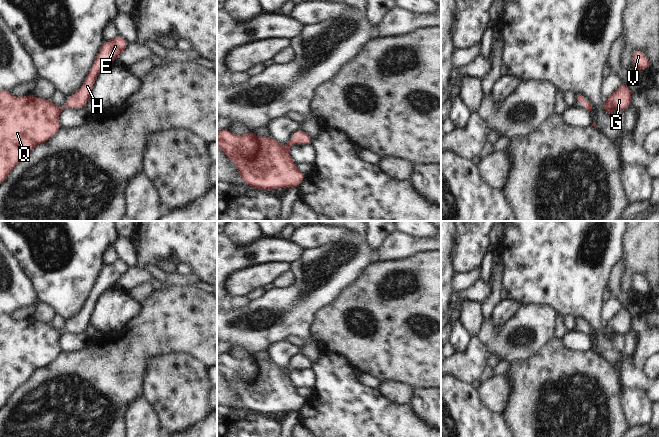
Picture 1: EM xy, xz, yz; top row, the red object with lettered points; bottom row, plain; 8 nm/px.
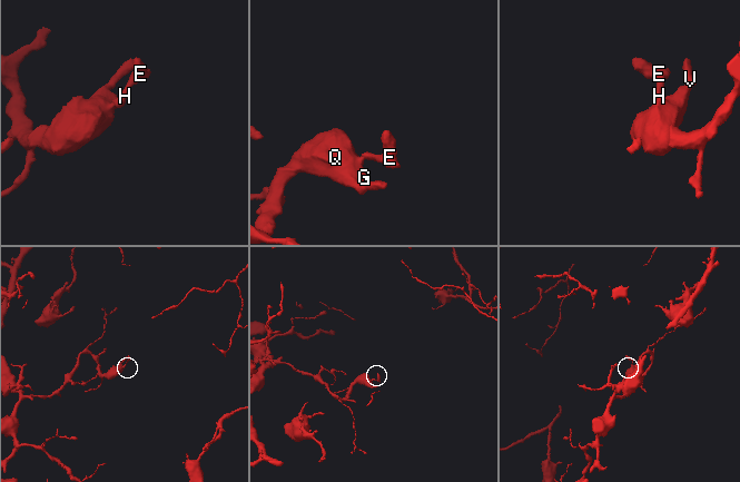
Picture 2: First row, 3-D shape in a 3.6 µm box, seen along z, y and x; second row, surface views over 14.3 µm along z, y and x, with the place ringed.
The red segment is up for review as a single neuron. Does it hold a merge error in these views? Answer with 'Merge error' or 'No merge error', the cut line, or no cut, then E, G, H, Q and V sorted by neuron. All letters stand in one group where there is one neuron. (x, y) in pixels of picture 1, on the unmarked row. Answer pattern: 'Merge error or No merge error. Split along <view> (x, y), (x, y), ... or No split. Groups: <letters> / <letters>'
No merge error. No split. Groups: E G H Q V

